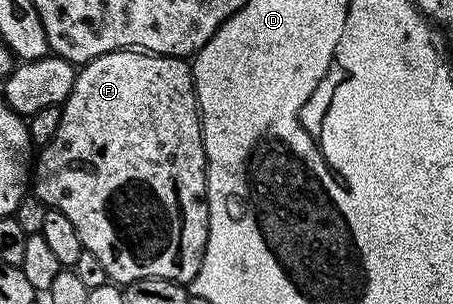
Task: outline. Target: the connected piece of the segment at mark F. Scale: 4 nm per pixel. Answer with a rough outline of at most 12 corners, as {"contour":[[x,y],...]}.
{"contour":[[96,57],[32,193],[118,285],[189,284],[210,218],[194,72]]}

